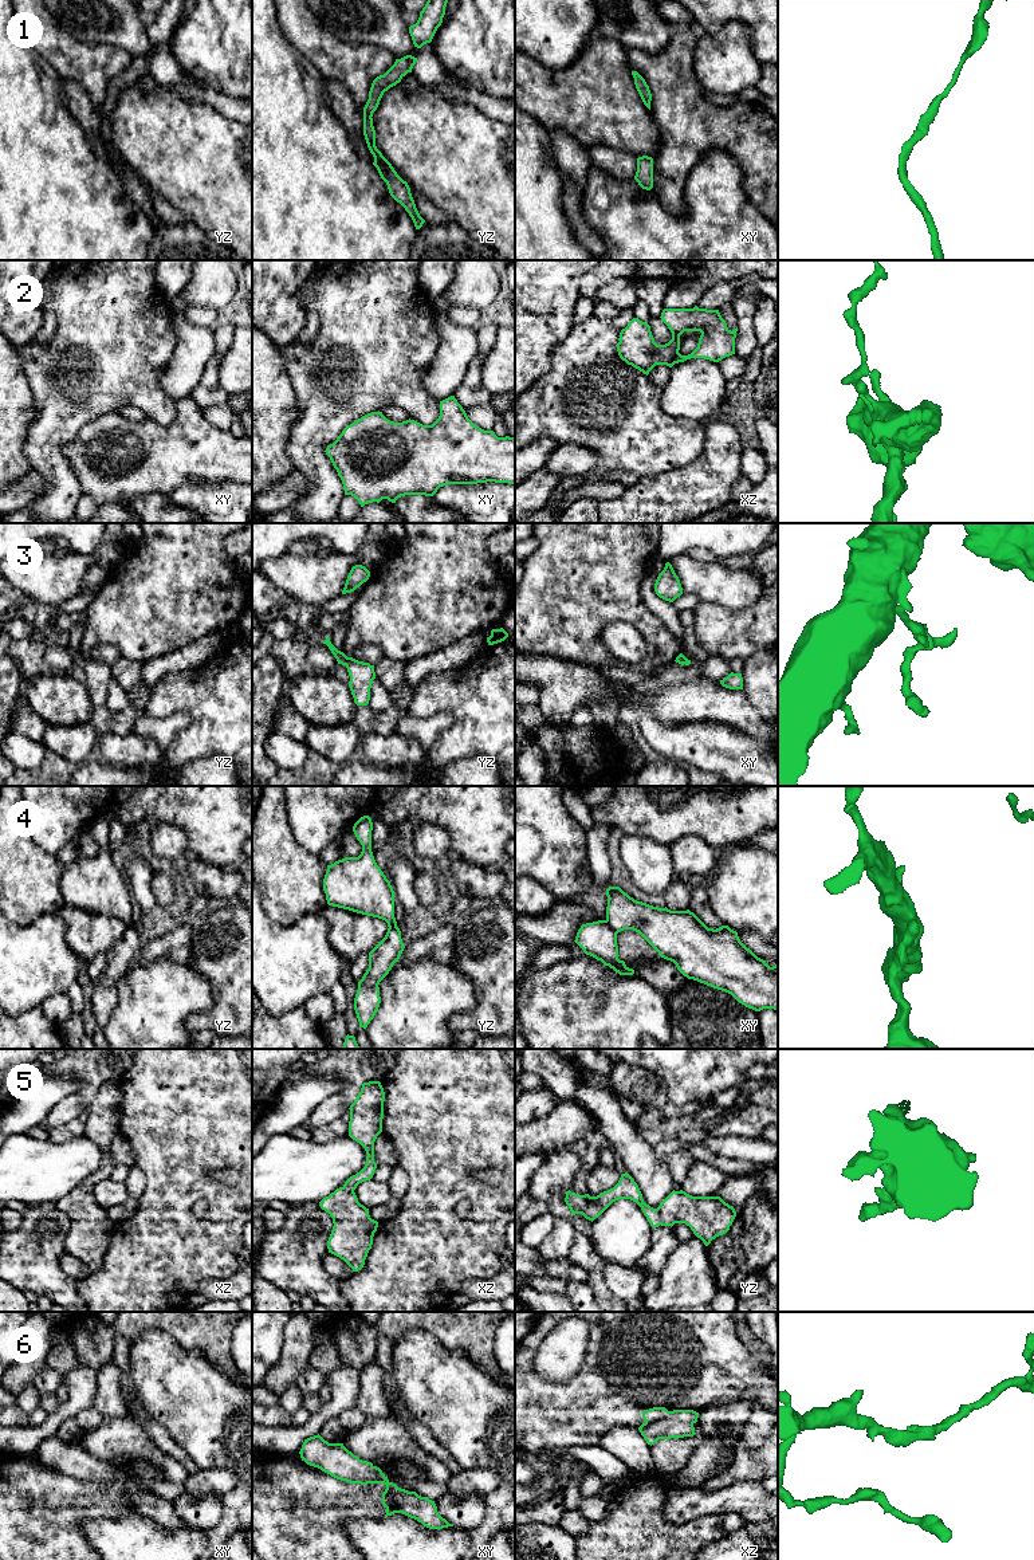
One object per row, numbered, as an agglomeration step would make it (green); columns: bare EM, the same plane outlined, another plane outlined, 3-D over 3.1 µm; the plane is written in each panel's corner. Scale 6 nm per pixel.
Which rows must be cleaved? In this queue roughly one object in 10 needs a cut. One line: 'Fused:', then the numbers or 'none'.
Fused: 4

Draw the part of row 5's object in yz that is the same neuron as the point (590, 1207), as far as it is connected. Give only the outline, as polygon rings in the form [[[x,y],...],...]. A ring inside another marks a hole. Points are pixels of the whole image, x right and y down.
[[[628,1172],[621,1175],[613,1188],[597,1196],[579,1195],[570,1190],[565,1194],[565,1202],[571,1214],[582,1214],[591,1222],[613,1202],[630,1199],[641,1207],[652,1227],[685,1223],[705,1246],[716,1237],[726,1234],[736,1217],[735,1209],[720,1196],[692,1196],[683,1190],[673,1190],[657,1209],[653,1209],[644,1202],[637,1183]]]

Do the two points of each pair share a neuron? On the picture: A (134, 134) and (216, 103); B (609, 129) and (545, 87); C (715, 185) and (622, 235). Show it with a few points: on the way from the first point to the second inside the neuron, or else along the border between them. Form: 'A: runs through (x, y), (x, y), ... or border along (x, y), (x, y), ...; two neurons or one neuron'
A: border along (181, 95), (189, 101), (205, 102), (238, 122); two neurons
B: runs through (593, 113), (580, 99), (561, 98); one neuron
C: runs through (703, 212), (680, 235), (649, 235); one neuron

